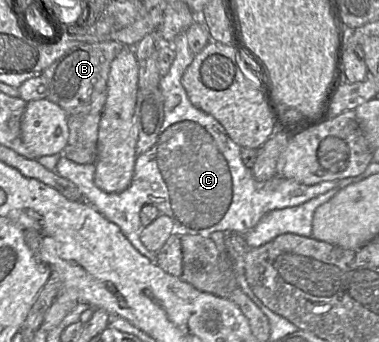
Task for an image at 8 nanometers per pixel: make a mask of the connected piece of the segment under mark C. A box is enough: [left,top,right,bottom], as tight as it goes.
[55,31,338,262]

